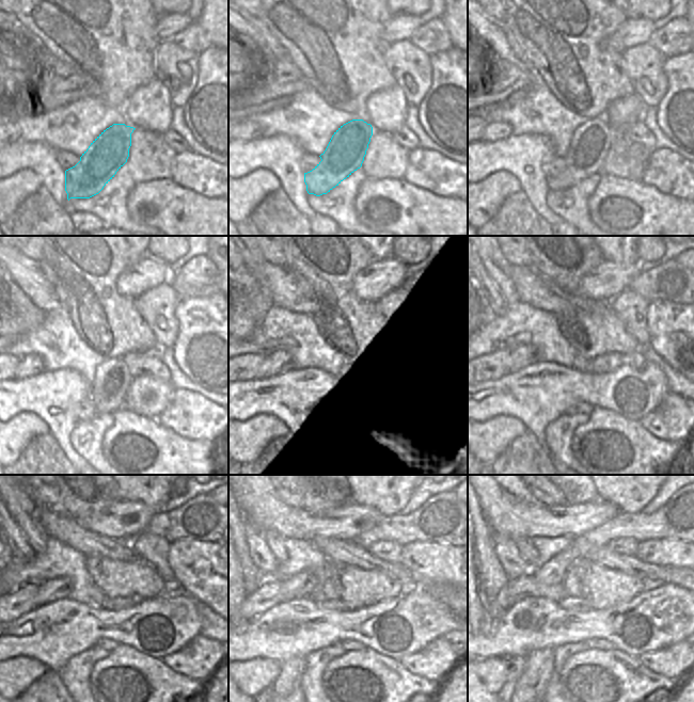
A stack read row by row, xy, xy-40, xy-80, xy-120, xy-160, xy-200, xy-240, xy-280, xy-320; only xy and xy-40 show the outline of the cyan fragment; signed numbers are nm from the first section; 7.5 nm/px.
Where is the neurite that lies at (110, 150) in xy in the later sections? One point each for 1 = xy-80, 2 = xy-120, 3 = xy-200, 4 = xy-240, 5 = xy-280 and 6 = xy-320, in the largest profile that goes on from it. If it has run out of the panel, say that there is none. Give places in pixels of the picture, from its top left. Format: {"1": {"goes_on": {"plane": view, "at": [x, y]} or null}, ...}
{"1": {"goes_on": {"plane": "xy-80", "at": [590, 141]}}, "2": {"goes_on": {"plane": "xy-120", "at": [112, 378]}}, "3": {"goes_on": {"plane": "xy-200", "at": [580, 363]}}, "4": {"goes_on": {"plane": "xy-240", "at": [97, 596]}}, "5": {"goes_on": {"plane": "xy-280", "at": [329, 591]}}, "6": {"goes_on": {"plane": "xy-320", "at": [571, 583]}}}

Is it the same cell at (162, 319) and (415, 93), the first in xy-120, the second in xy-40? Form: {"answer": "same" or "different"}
{"answer": "same"}

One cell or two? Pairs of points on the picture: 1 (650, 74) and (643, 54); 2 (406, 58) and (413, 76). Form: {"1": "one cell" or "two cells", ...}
{"1": "one cell", "2": "one cell"}

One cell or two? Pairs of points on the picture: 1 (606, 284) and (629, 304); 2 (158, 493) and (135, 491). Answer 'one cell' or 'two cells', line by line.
1: two cells
2: one cell

